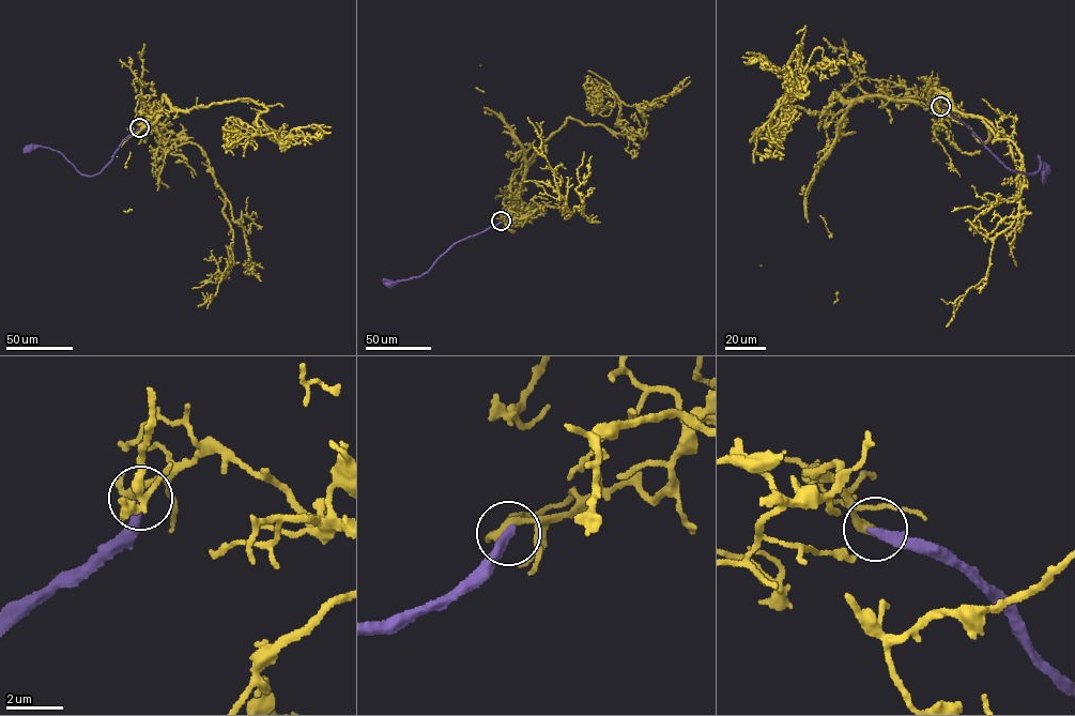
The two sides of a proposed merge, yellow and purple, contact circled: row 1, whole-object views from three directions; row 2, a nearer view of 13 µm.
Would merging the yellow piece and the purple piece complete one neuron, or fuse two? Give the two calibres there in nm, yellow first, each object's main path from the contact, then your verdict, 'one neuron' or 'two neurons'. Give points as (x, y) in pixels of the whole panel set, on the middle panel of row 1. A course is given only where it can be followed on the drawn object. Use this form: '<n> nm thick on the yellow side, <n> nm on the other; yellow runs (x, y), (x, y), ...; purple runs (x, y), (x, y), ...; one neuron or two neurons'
400 nm thick on the yellow side, 360 nm on the other; yellow runs (501, 221), (568, 118), (630, 128), (588, 78), (609, 105); purple runs (501, 221), (456, 243), (424, 274), (388, 284); two neurons

